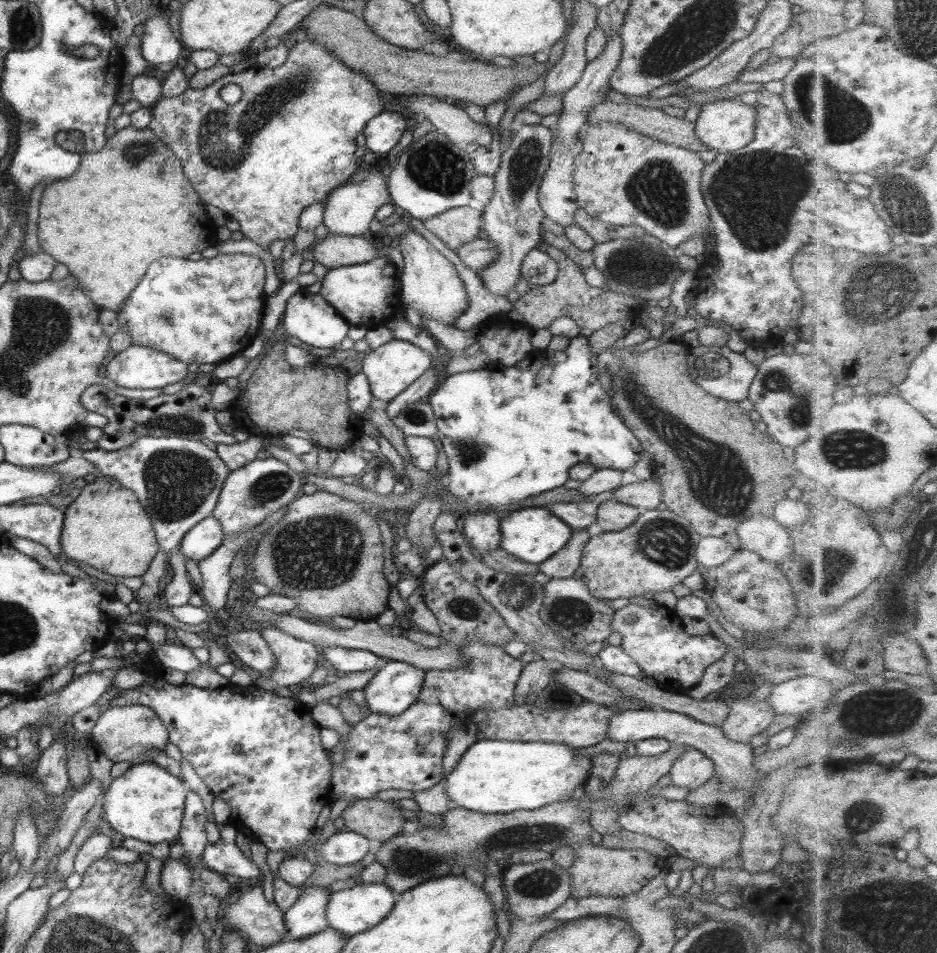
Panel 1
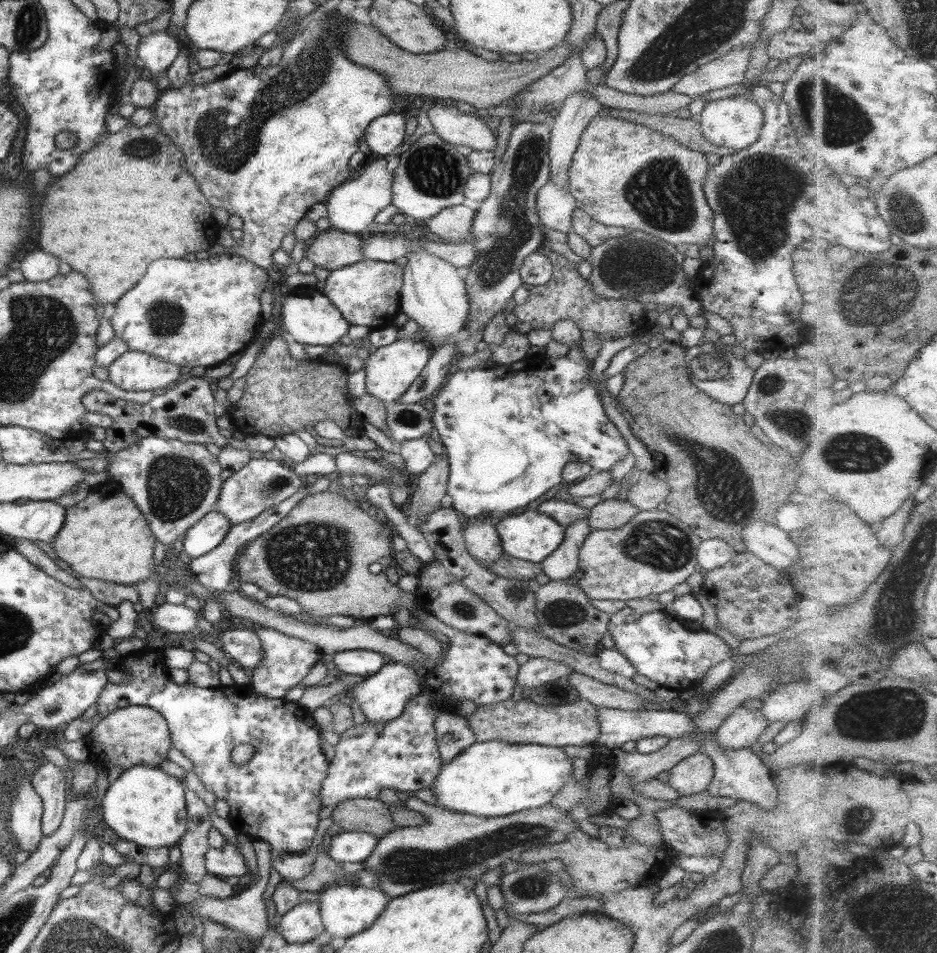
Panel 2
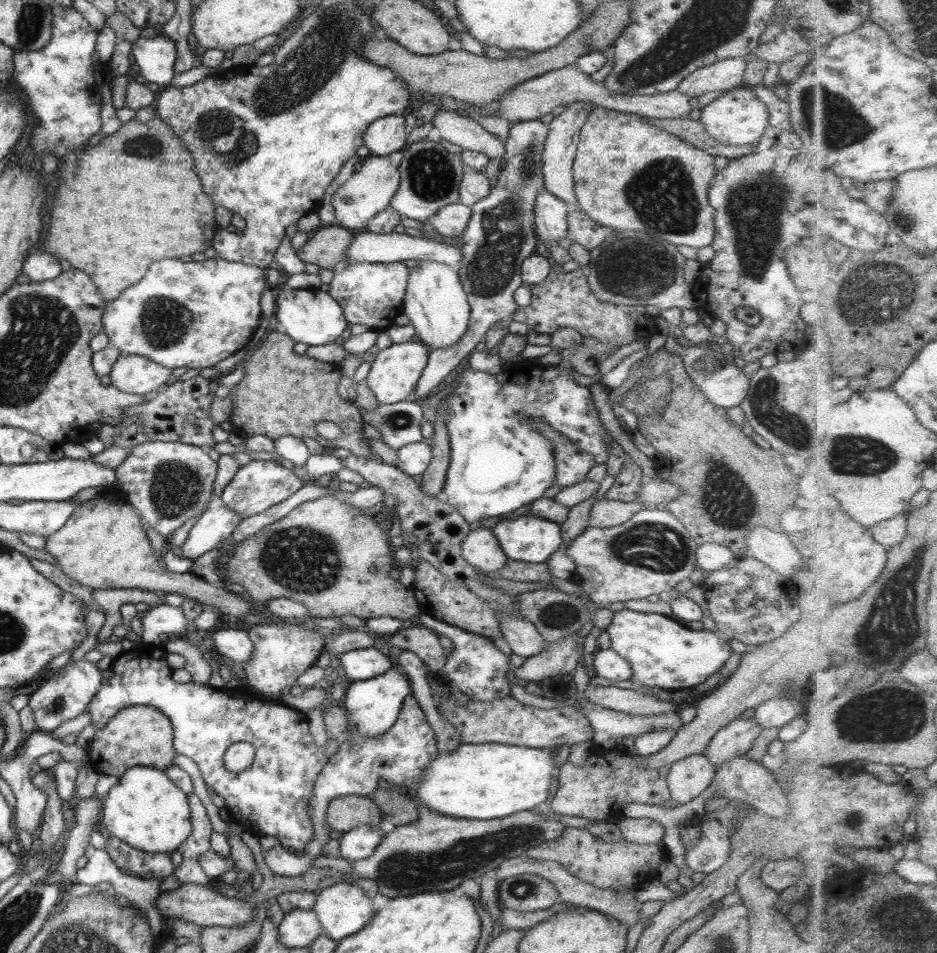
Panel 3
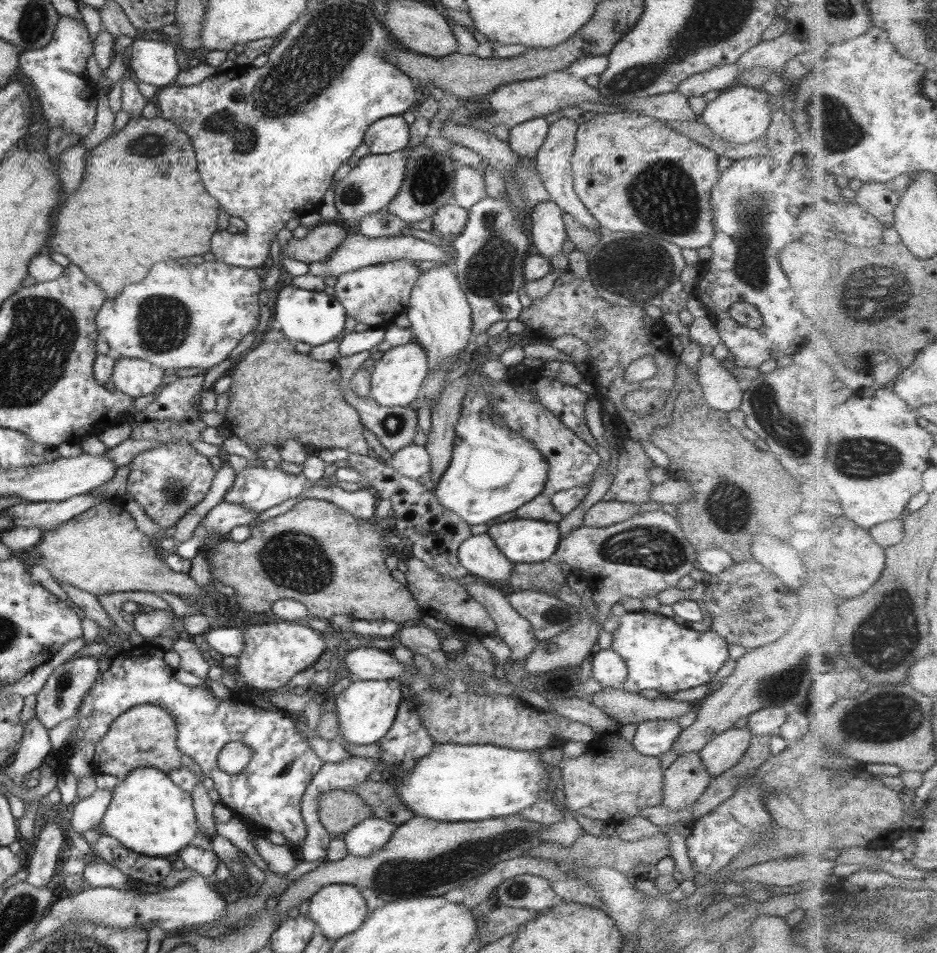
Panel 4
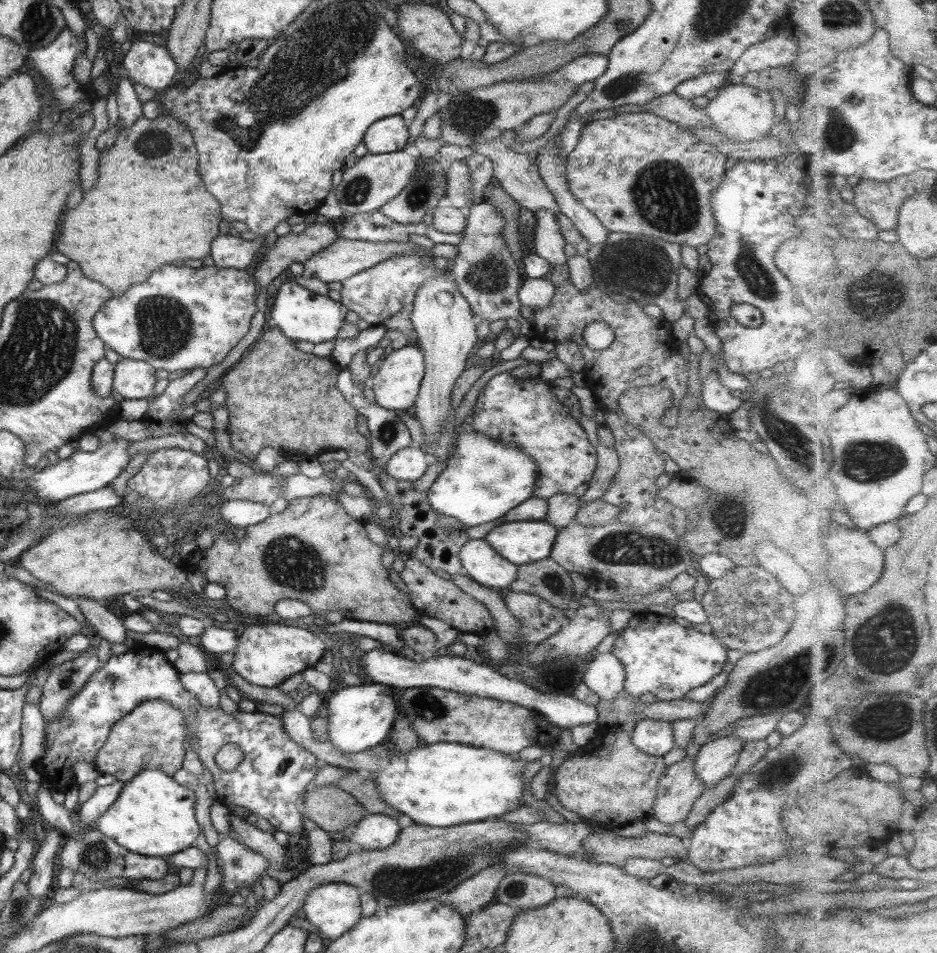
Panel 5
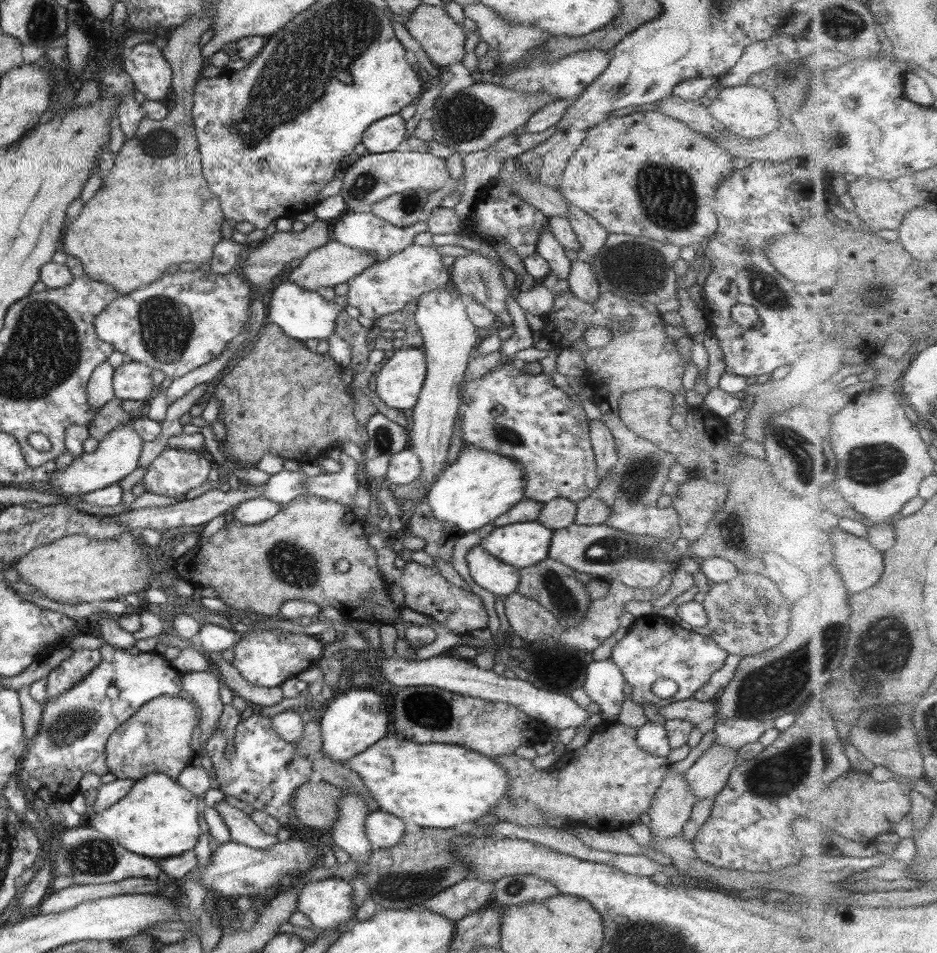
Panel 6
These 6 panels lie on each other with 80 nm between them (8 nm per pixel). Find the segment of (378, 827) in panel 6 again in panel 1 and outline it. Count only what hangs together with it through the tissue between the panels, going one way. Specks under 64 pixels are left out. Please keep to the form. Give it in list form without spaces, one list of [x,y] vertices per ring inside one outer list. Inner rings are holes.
[[[344,829],[329,836],[314,854],[329,864],[347,866],[359,863],[367,847],[368,840],[364,836]]]

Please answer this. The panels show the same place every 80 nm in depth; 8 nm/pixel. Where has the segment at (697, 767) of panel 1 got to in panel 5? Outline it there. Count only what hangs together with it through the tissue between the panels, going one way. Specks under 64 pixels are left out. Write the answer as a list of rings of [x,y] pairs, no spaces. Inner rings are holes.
[[[689,741],[685,748],[686,759],[665,767],[659,777],[655,802],[649,813],[655,820],[667,826],[683,820],[704,791],[704,786],[696,779],[694,771],[694,758],[699,747],[699,744]]]

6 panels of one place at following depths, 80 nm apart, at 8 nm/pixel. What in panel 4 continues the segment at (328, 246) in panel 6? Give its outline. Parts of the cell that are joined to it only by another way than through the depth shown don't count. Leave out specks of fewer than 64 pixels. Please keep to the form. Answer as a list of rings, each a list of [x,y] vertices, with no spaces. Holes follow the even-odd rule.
[[[359,233],[348,234],[344,241],[328,256],[327,260],[323,262],[310,262],[308,264],[307,273],[319,278],[324,278],[327,275],[338,277],[344,272],[351,272],[356,268],[366,267],[374,264],[381,264],[385,262],[393,262],[401,259],[411,261],[415,260],[429,260],[429,262],[443,262],[450,263],[452,259],[452,252],[449,249],[436,246],[429,242],[417,239],[410,236],[397,235],[392,237],[377,237],[369,238]]]

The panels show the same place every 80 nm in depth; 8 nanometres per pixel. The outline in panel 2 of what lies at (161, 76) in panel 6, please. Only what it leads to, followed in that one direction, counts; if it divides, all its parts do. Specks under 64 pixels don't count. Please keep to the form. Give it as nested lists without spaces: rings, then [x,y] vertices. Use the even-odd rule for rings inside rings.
[[[167,30],[140,36],[136,52],[139,70],[147,70],[149,78],[156,82],[161,73],[171,66],[181,47],[182,42]]]

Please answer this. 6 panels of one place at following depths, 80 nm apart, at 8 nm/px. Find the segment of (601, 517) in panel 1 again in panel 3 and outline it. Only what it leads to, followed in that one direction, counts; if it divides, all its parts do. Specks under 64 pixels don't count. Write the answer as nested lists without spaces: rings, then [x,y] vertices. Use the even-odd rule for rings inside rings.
[[[605,499],[595,501],[590,506],[588,526],[597,528],[617,526],[629,520],[633,513],[641,509],[643,509],[642,506],[635,501],[628,503]]]

